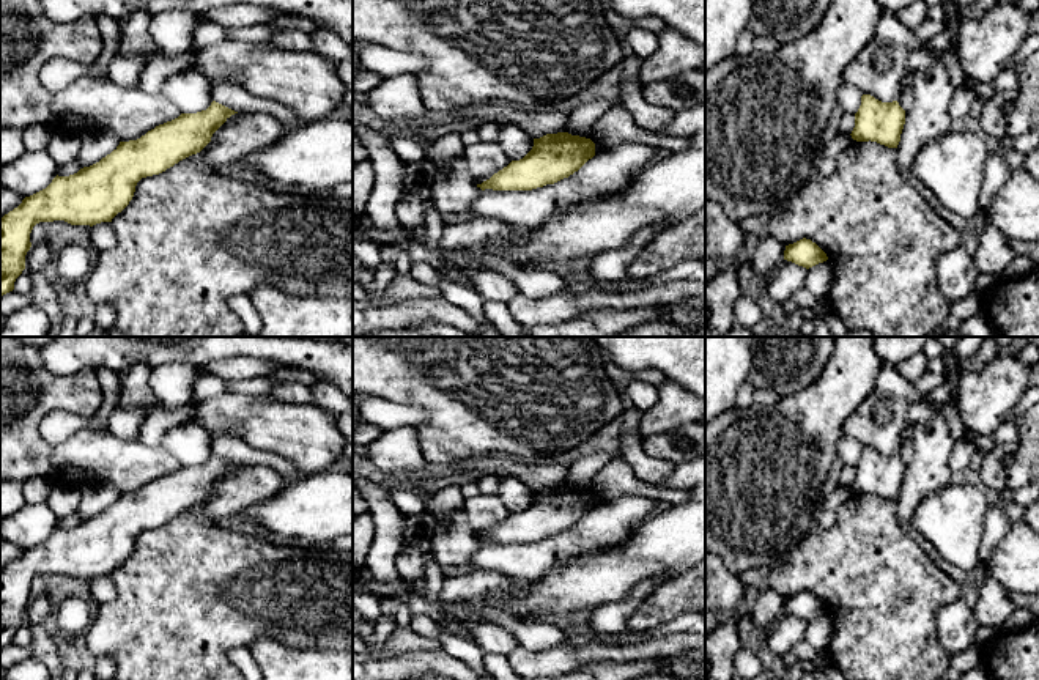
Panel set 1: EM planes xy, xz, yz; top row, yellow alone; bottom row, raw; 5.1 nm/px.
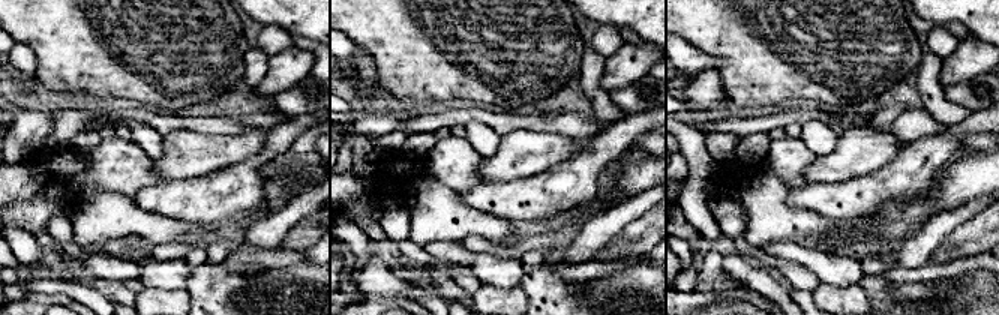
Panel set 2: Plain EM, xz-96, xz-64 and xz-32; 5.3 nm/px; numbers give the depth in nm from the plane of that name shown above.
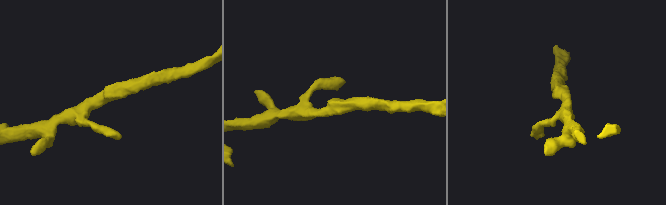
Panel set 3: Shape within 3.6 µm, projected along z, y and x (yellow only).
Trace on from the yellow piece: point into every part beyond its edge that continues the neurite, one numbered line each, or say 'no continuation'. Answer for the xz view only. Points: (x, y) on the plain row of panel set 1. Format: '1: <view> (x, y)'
no continuation

